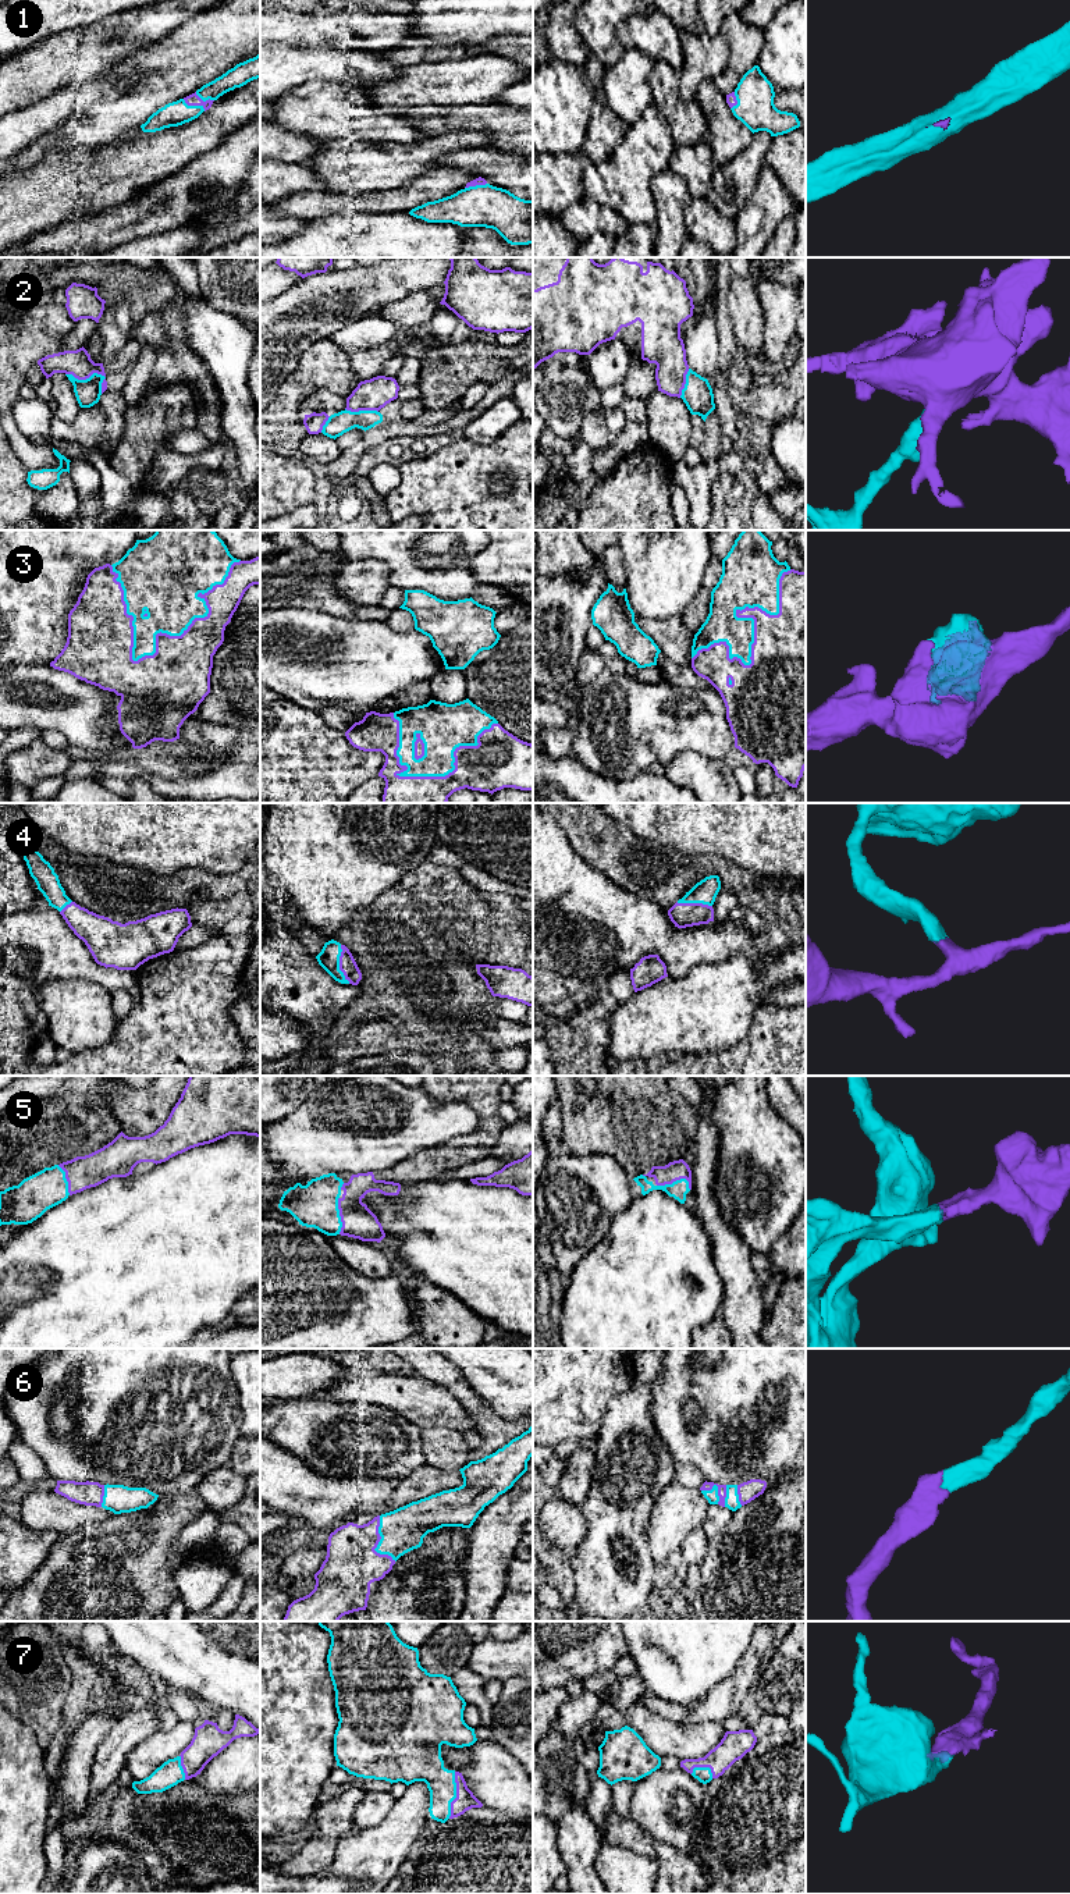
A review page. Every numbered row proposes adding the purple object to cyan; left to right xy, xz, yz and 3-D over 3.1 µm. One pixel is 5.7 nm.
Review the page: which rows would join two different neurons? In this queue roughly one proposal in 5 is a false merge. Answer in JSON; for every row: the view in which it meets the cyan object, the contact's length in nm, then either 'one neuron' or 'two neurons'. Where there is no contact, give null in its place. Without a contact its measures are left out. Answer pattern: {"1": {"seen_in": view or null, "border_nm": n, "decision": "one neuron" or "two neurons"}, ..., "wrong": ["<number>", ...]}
{"1": {"seen_in": "xy", "border_nm": 150, "decision": "one neuron"}, "2": {"seen_in": "xy", "border_nm": 240, "decision": "two neurons"}, "3": {"seen_in": "xy", "border_nm": 850, "decision": "one neuron"}, "4": {"seen_in": "xz", "border_nm": 240, "decision": "one neuron"}, "5": {"seen_in": "yz", "border_nm": 200, "decision": "one neuron"}, "6": {"seen_in": "xz", "border_nm": 280, "decision": "one neuron"}, "7": {"seen_in": "xz", "border_nm": 280, "decision": "one neuron"}, "wrong": ["2"]}

